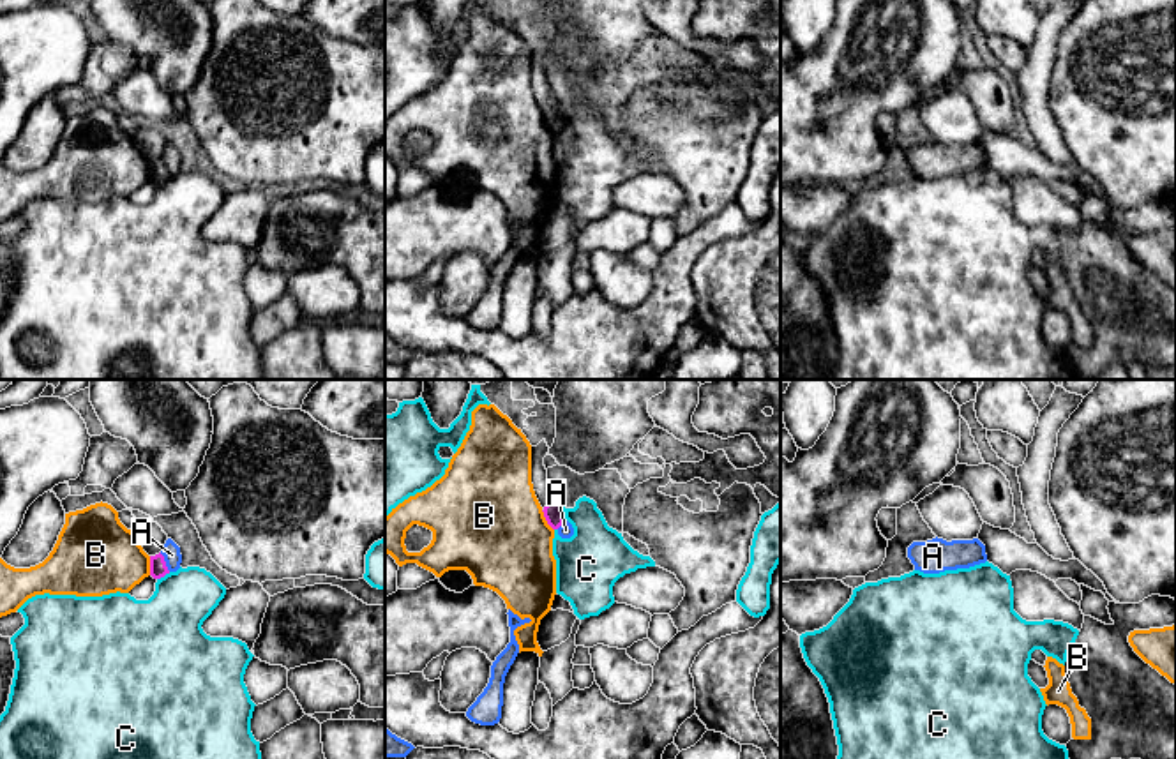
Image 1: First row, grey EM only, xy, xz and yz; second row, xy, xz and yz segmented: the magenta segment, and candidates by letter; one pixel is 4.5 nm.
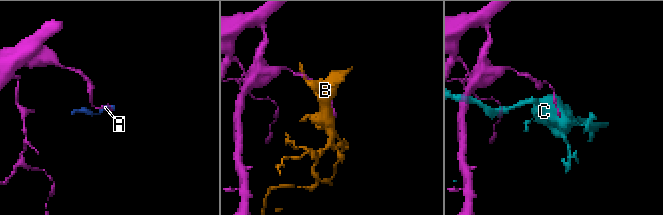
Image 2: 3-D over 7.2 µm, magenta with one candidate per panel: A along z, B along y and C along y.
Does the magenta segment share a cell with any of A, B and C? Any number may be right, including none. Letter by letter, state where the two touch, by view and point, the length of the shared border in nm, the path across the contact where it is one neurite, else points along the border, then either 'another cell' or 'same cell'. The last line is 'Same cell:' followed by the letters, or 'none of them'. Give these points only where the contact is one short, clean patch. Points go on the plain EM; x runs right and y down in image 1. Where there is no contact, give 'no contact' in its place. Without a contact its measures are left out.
A: xy (165, 166) | 100 nm | along xy (159, 157), (170, 175) | another cell
B: xz (546, 124) | 110 nm | another cell
C: xz (564, 119) | 70 nm | along xz (562, 112), (564, 126) | another cell
Same cell: none of them

